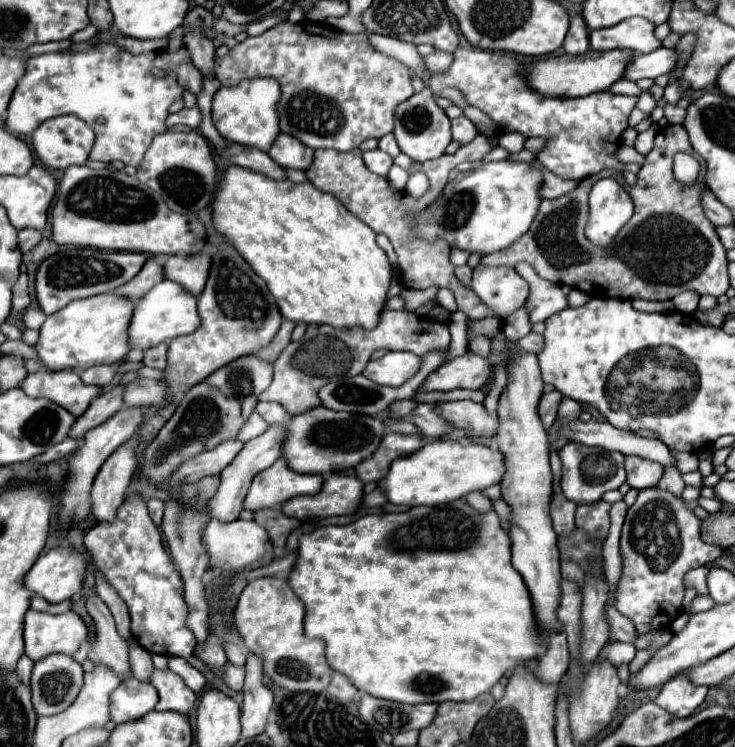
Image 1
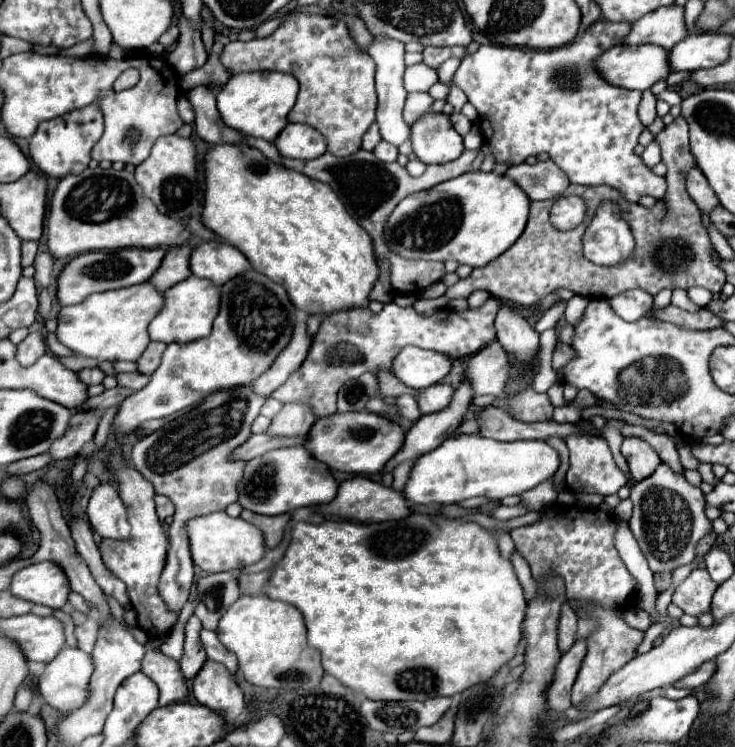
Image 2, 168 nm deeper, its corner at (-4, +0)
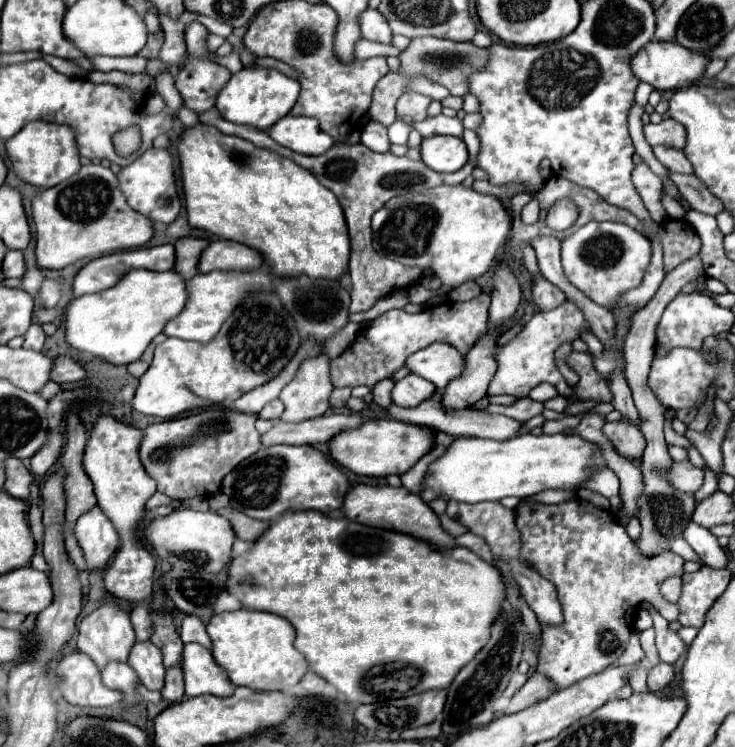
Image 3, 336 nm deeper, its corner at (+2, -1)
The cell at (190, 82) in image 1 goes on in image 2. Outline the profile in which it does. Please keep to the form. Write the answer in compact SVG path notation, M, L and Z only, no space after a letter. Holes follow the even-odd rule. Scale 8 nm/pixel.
M184 15L178 17L178 27L180 27L180 39L176 47L168 55L168 63L180 73L188 73L196 67L202 67L206 63L206 49L200 37L200 27L192 25Z

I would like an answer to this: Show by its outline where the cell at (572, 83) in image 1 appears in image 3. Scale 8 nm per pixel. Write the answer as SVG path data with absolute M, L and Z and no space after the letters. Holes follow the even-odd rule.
M652 40L644 48L640 48L640 52L630 60L632 74L640 82L652 84L660 92L684 88L684 86L690 86L690 84L698 82L706 64L708 64L708 60L698 52L692 52L692 50L688 50L688 48L684 48L676 42L656 42L656 40Z

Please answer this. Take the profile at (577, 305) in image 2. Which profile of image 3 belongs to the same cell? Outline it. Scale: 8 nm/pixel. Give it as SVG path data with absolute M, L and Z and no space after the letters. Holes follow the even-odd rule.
M591 331L581 333L580 338L588 345L588 351L591 352L594 357L602 354L603 345Z

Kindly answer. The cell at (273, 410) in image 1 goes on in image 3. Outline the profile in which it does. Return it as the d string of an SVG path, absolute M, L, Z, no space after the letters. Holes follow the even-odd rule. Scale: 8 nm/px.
M272 400L272 402L268 402L262 410L260 410L260 418L264 418L264 420L276 420L280 414L284 412L284 404L280 402L280 400Z

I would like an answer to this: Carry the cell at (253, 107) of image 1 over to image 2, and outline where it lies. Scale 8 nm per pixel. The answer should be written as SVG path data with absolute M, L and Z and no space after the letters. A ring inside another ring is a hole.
M278 71L238 73L218 91L218 111L228 127L252 137L274 141L282 131L282 127L286 127L288 123L286 117L296 103L296 95L298 95L298 81L288 73Z

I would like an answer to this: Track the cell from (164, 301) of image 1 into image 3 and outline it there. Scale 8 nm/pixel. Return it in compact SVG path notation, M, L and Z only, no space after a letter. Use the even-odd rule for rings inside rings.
M262 266L254 272L210 272L210 274L196 274L192 280L186 282L186 304L178 316L166 322L164 334L176 336L180 340L196 340L196 342L210 342L212 336L220 330L224 320L232 314L232 310L240 304L240 300L250 294L252 290L270 290L272 276Z

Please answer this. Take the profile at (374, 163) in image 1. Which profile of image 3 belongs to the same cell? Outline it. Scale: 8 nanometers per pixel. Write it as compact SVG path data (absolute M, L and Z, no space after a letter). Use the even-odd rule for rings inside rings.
M370 120L362 130L362 144L374 152L380 152L380 154L390 152L390 140L388 140L386 126Z

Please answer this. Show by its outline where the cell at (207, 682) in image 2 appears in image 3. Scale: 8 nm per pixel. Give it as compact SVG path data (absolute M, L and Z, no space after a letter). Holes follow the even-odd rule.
M186 644L182 656L186 696L230 696L234 692L234 684L228 680L228 674L218 668L210 650L200 644Z

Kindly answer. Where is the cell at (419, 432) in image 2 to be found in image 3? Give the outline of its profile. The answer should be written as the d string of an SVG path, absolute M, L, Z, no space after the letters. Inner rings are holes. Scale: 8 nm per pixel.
M486 332L466 354L464 372L460 378L452 380L452 384L448 384L440 396L440 402L448 412L470 408L474 402L486 396L486 388L496 372L496 362L492 356L494 346L496 332Z

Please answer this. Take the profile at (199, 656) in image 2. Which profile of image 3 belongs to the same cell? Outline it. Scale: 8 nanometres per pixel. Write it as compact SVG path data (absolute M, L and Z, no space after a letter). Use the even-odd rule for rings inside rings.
M182 662L174 664L168 672L166 672L166 684L162 688L162 698L164 700L172 700L172 702L180 702L184 698L184 674L182 674Z

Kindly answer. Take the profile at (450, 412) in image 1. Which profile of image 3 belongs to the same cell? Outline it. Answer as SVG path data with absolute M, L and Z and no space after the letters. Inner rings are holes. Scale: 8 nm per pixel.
M410 374L396 382L396 386L392 390L392 400L394 400L394 404L398 404L402 408L416 408L422 400L428 400L434 394L436 394L436 386L432 382Z

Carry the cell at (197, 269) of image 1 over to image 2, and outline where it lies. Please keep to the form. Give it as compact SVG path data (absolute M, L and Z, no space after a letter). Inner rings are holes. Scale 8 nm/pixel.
M208 241L194 249L190 257L190 267L196 277L204 277L214 281L216 285L224 285L236 275L250 271L250 261L232 245Z

